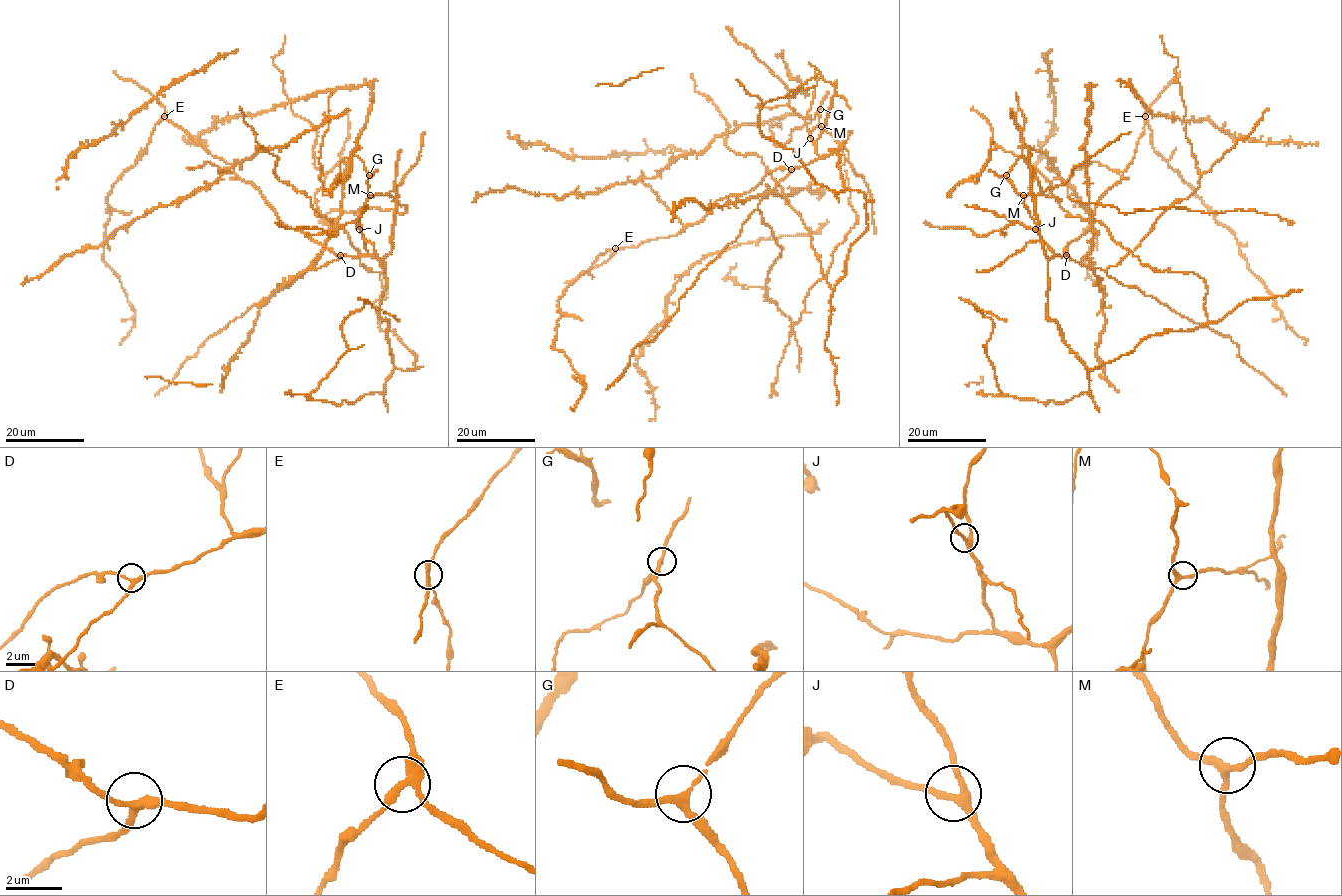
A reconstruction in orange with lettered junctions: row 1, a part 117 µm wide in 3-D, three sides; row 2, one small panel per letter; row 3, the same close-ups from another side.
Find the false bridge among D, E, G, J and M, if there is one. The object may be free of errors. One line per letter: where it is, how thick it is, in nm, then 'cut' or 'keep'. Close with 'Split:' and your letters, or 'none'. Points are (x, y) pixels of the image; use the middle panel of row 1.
D: place (791, 169); calibre 240 nm; keep
E: place (615, 248); calibre 280 nm; cut
G: place (820, 109); calibre 240 nm; keep
J: place (810, 138); calibre 280 nm; keep
M: place (821, 126); calibre 240 nm; keep
Split: E

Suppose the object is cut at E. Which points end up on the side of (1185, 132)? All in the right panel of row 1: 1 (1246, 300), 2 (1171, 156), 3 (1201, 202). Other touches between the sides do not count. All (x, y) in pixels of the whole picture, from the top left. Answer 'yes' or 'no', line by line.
1: yes
2: no
3: no

